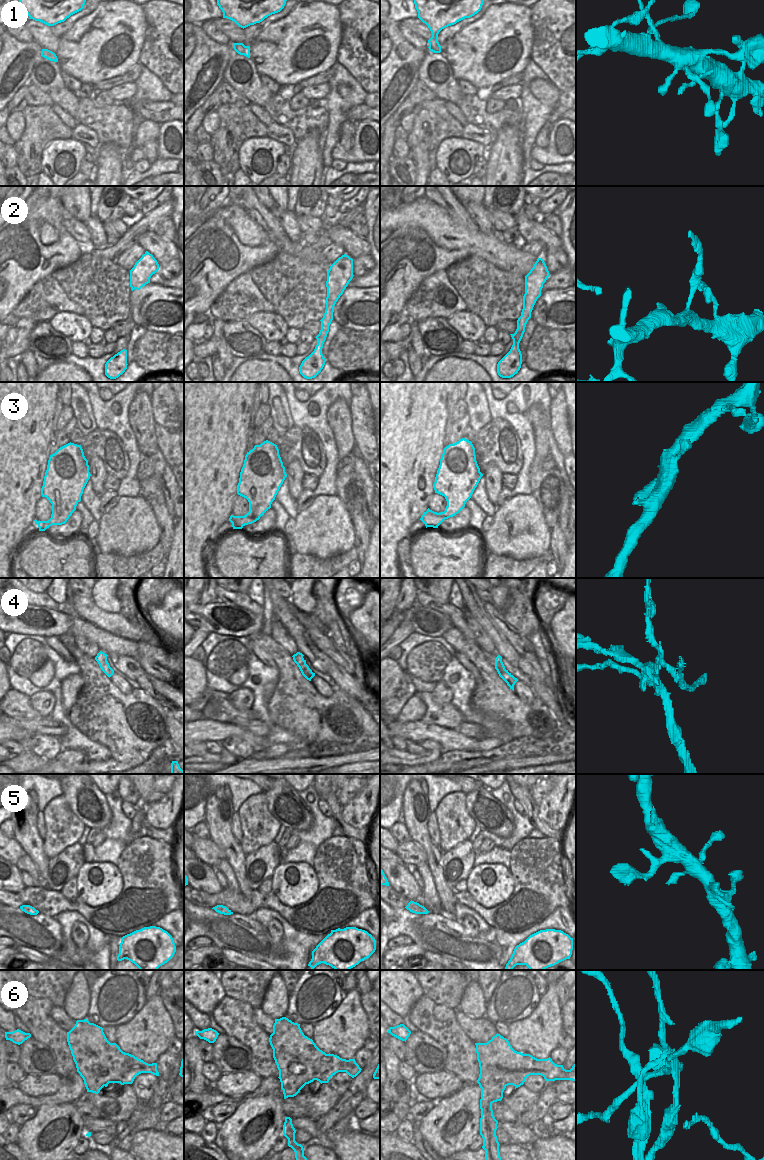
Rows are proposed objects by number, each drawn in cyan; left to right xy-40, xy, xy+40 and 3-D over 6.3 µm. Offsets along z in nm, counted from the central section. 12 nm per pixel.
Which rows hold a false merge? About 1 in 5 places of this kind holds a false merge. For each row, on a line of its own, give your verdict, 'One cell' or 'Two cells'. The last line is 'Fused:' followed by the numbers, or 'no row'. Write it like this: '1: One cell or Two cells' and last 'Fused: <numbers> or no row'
1: One cell
2: One cell
3: One cell
4: Two cells
5: One cell
6: Two cells
Fused: 4, 6

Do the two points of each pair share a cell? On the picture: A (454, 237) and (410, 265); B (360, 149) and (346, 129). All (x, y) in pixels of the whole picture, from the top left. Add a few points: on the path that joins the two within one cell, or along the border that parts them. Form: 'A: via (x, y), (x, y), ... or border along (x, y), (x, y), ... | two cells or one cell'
A: border along (422, 230), (438, 246), (446, 249), (462, 249) | two cells
B: border along (357, 122), (353, 135) | two cells

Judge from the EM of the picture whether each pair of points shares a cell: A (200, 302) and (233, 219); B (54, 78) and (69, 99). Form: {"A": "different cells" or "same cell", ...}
{"A": "different cells", "B": "same cell"}

